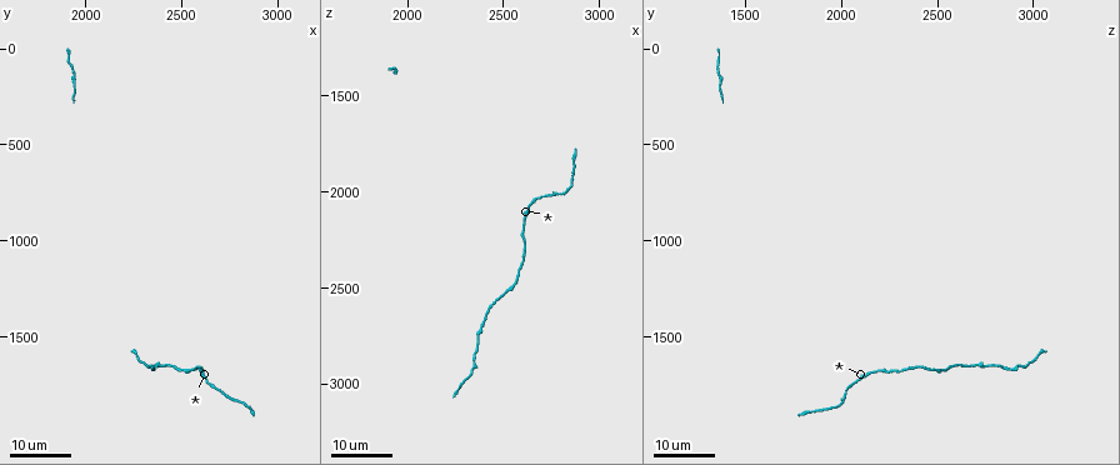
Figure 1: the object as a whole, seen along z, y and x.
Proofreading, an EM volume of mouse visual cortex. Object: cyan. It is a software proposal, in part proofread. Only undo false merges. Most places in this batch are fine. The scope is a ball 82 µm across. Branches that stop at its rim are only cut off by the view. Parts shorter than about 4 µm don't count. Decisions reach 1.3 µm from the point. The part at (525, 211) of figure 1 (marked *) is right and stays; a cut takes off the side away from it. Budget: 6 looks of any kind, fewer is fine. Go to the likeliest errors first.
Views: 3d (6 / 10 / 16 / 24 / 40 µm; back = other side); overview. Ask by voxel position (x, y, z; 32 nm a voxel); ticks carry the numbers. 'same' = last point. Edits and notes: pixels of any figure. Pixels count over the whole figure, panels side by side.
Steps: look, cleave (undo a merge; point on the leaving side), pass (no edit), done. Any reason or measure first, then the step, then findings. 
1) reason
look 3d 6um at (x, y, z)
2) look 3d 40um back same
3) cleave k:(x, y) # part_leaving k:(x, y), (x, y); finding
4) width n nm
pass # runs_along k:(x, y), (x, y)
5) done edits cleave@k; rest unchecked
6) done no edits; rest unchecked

calibre changes
look 3d 24um at (1950, 190, 1360)

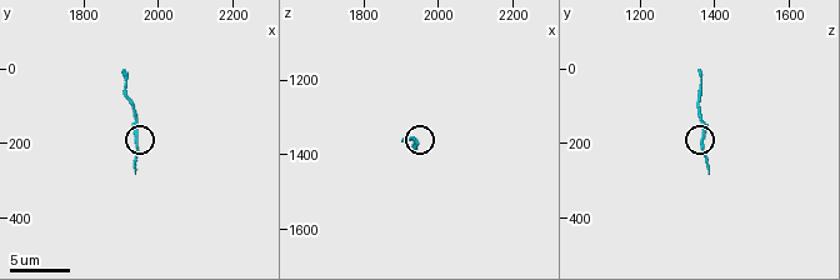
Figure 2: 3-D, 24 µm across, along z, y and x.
look 3d 6um at (1950, 200, 1370)

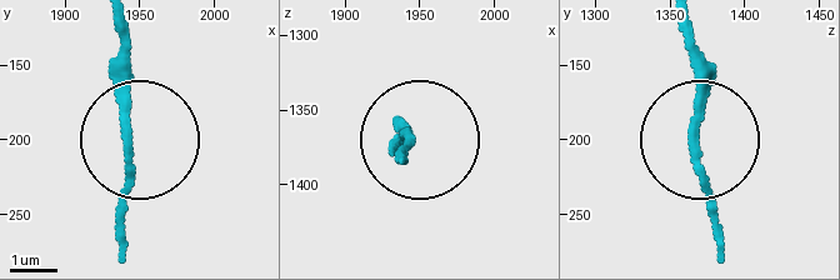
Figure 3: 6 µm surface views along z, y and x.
pass # all the same cell

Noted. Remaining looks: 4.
thick turns thin
look 3d 24um at (2380, 1660, 2700)

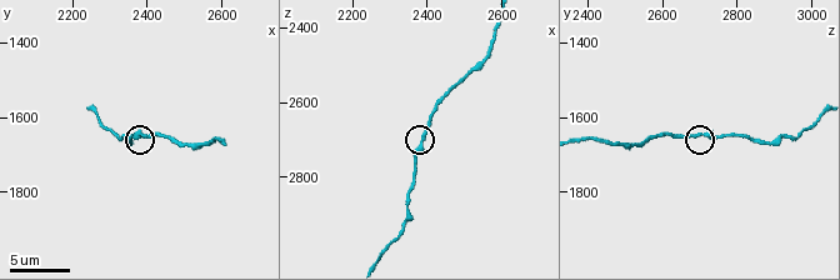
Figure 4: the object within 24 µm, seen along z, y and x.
zoom in
look 3d 10um at (2390, 1640, 2700)

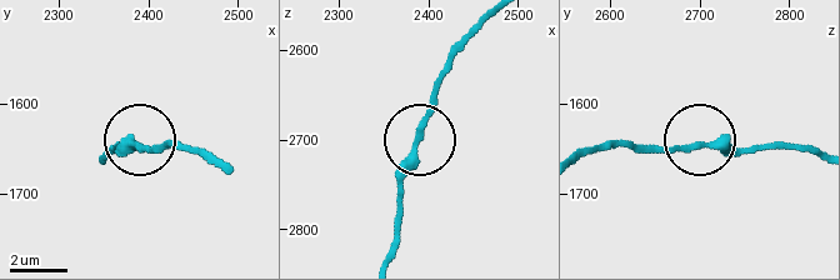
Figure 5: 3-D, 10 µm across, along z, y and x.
pass # runs_along 5:(479, 26), (440, 84), (400, 204); all the same cell

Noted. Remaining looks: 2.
thick turns thin
look 3d 16um at (2560, 1670, 2470)

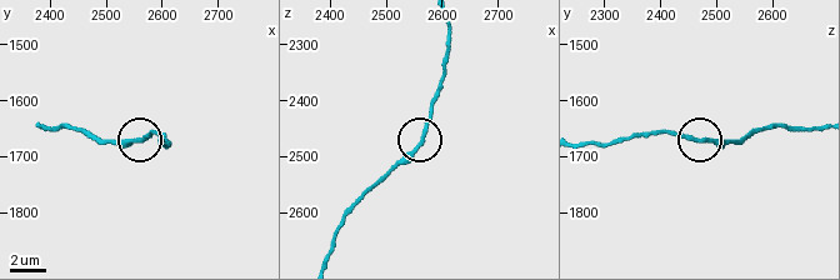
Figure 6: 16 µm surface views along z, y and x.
width 240 nm
pass # one cell here

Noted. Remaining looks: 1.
done no edits; rest unchecked

